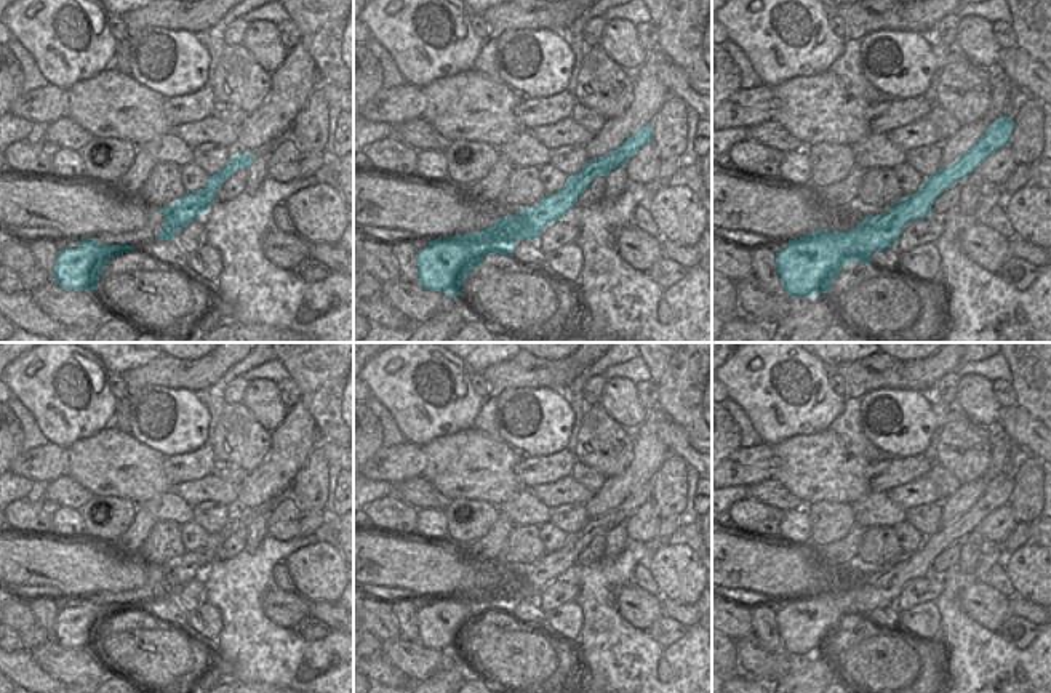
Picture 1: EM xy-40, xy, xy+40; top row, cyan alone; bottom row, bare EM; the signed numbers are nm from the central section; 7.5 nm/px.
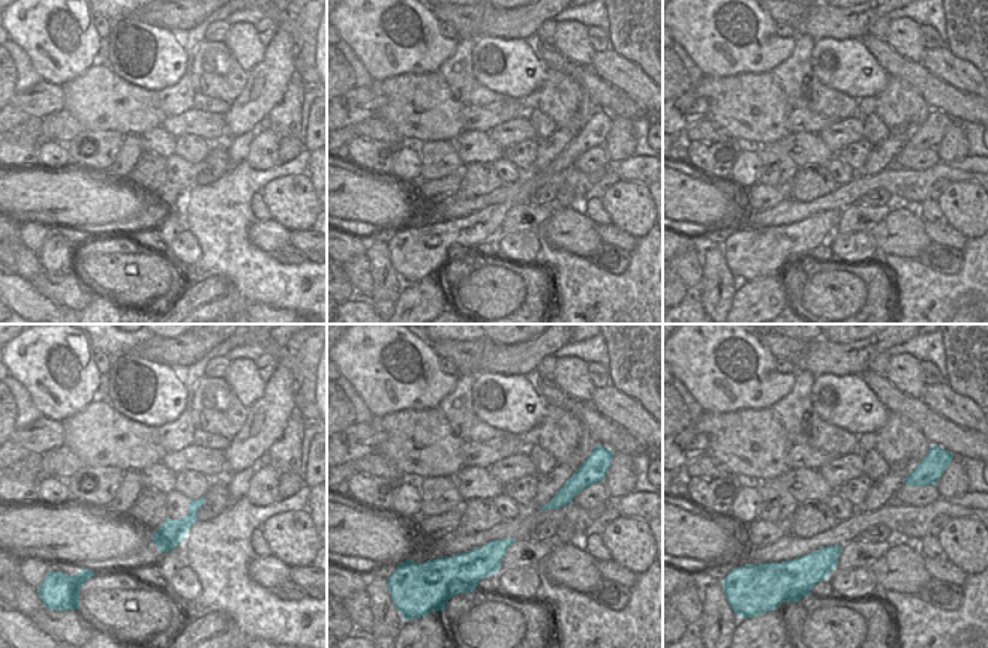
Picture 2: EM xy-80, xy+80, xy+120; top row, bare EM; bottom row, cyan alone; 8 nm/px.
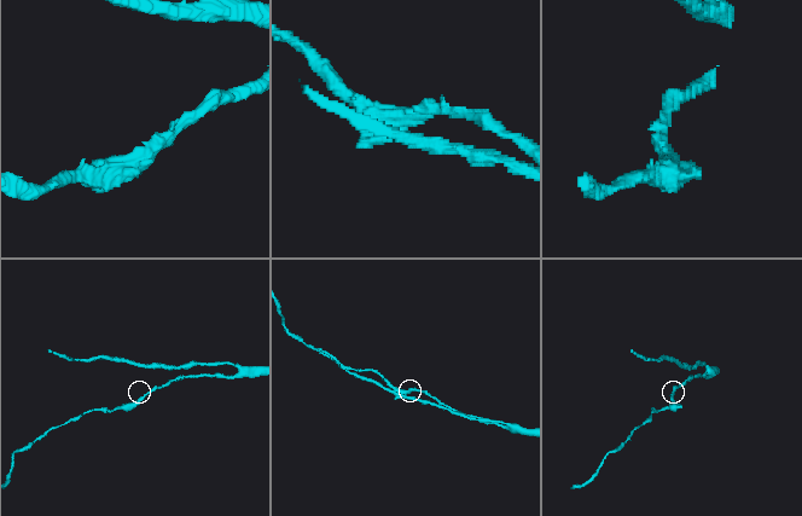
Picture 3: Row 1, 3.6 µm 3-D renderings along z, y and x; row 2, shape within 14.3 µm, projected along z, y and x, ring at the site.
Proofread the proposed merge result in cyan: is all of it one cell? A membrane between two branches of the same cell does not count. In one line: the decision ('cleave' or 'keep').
keep

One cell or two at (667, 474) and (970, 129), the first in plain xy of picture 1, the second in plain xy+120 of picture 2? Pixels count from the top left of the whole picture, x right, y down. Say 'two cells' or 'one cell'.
two cells

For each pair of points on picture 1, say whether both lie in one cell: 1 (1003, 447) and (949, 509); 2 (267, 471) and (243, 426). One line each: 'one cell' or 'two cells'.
1: one cell
2: two cells

